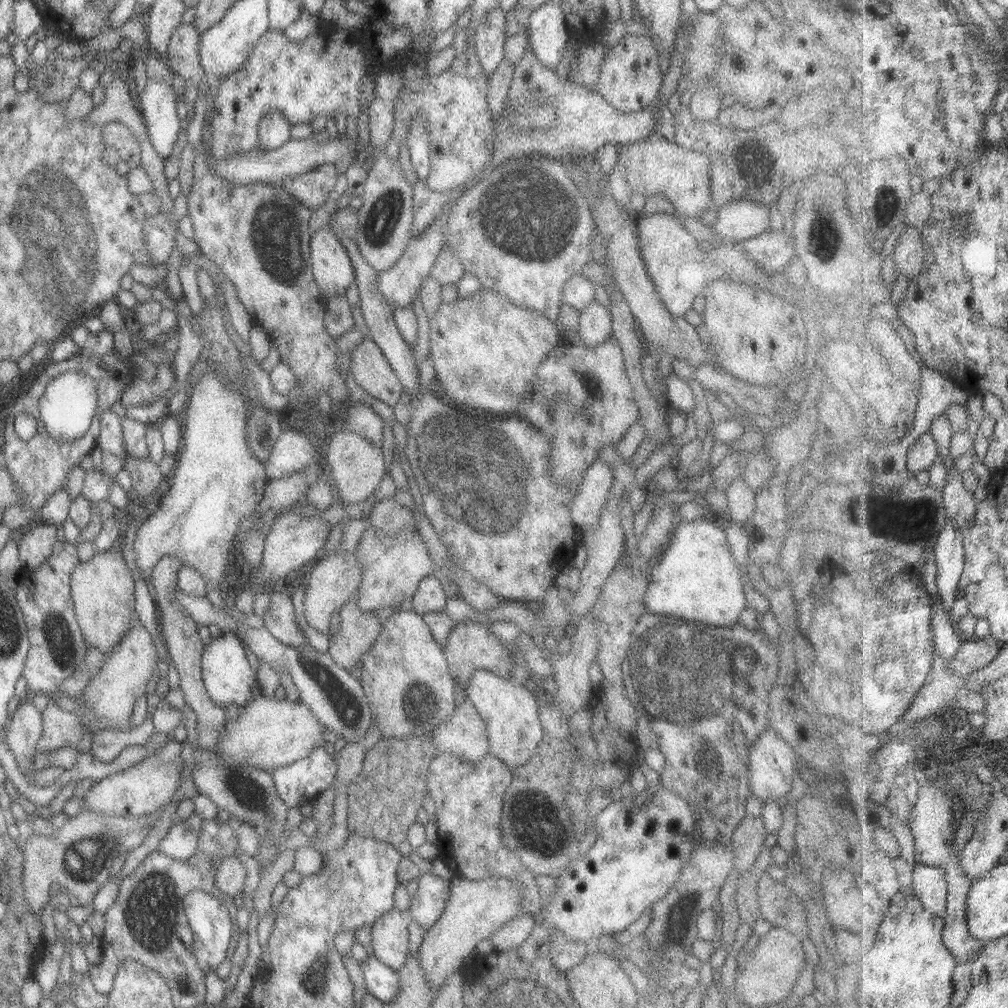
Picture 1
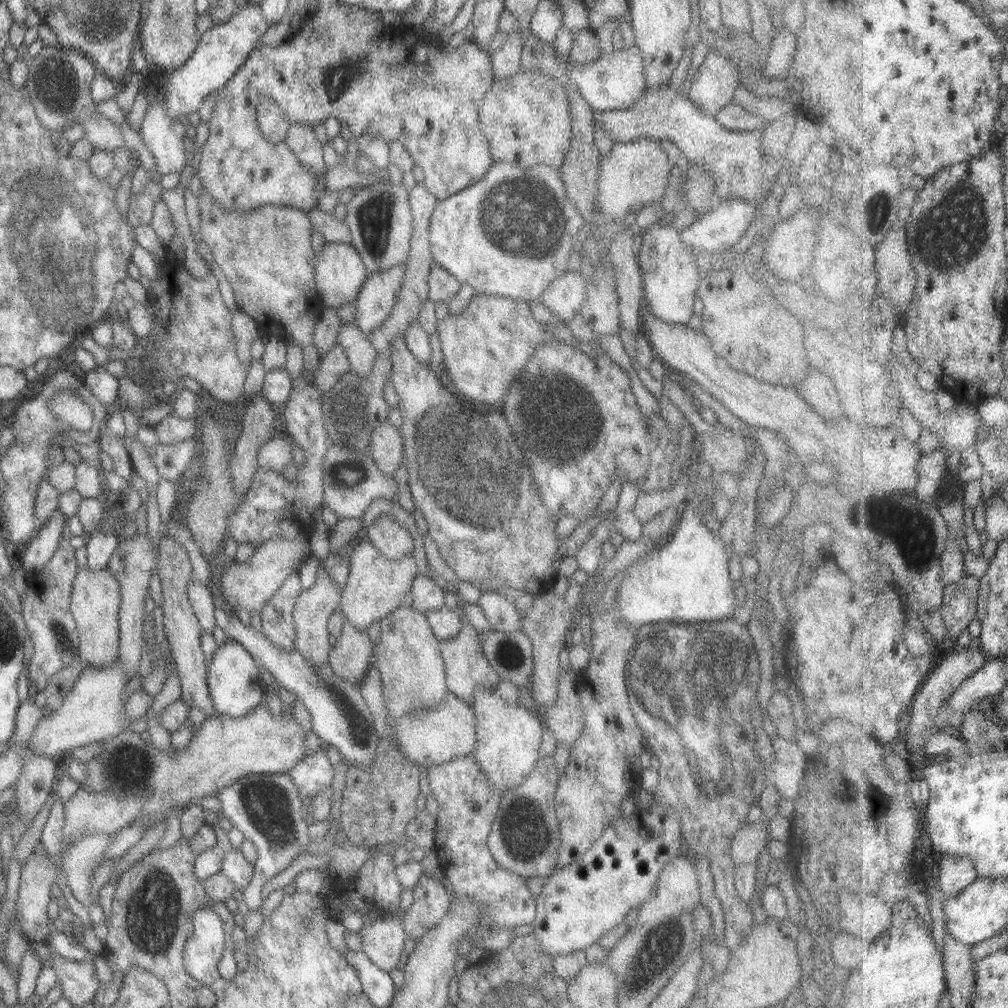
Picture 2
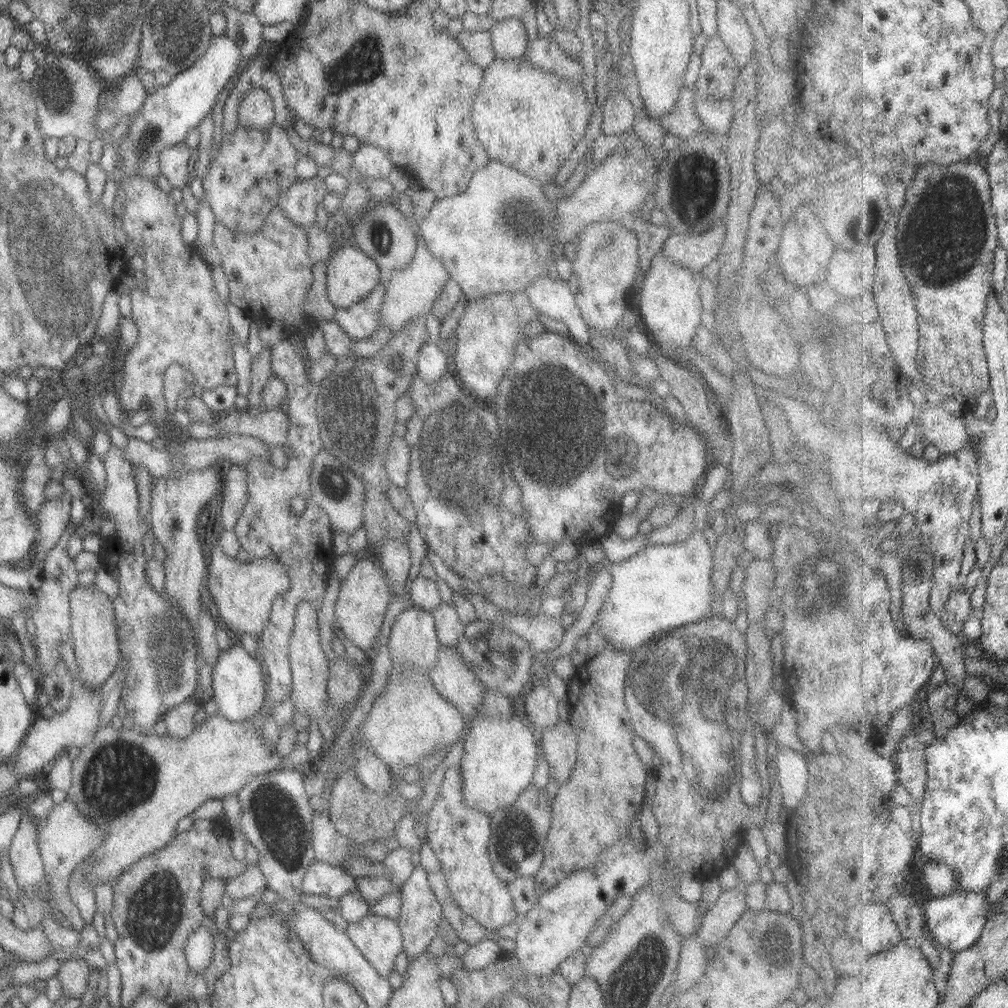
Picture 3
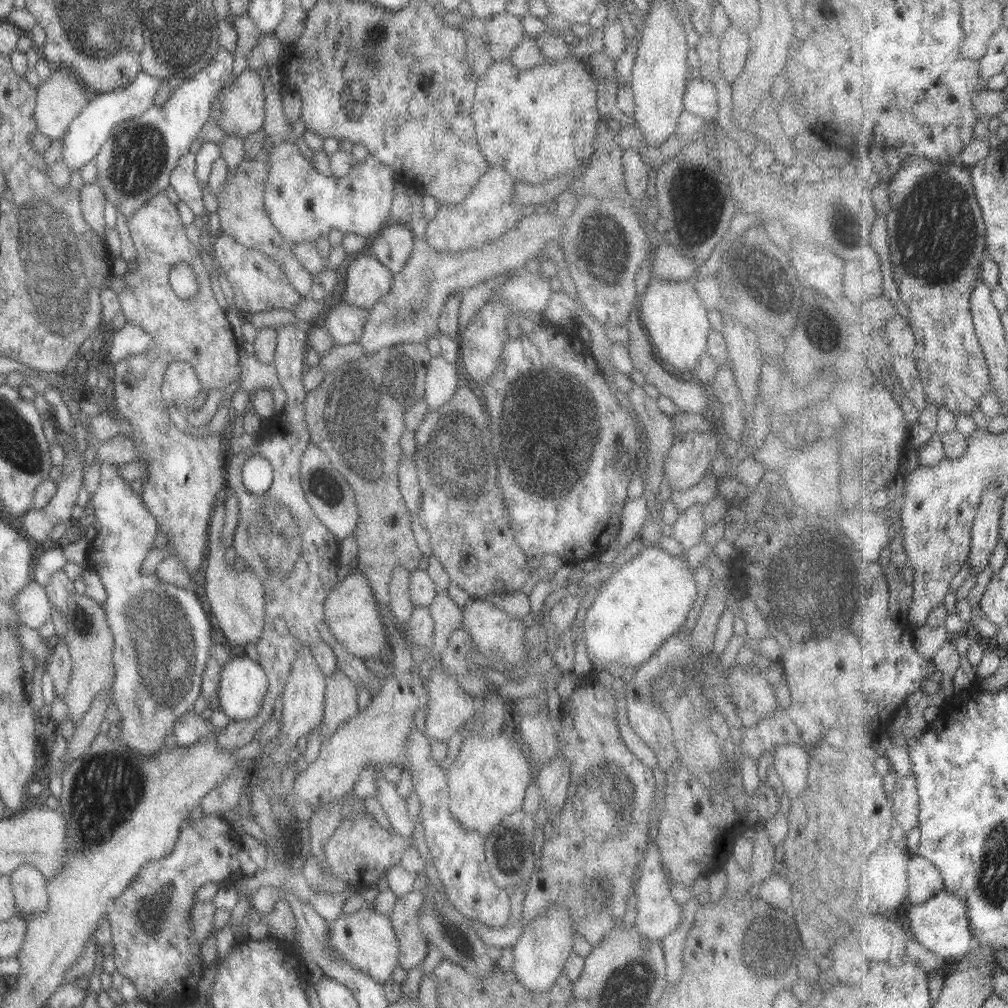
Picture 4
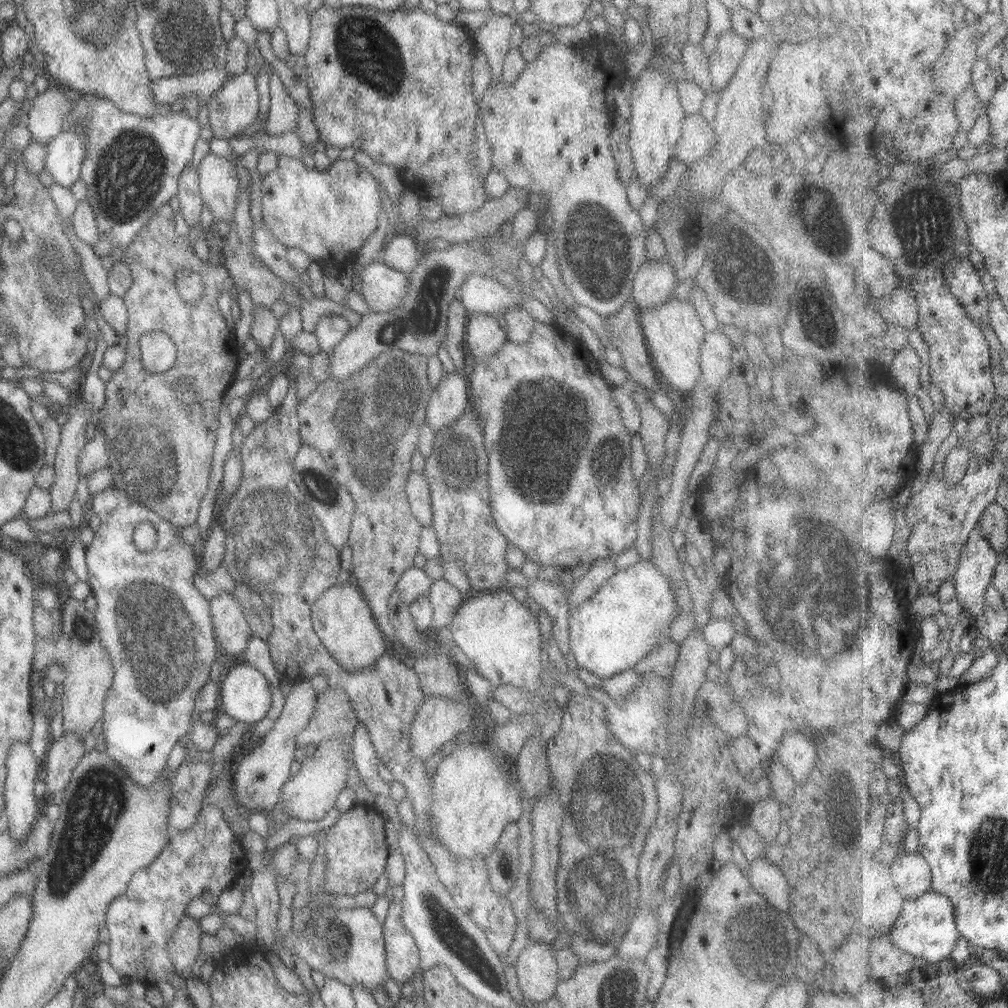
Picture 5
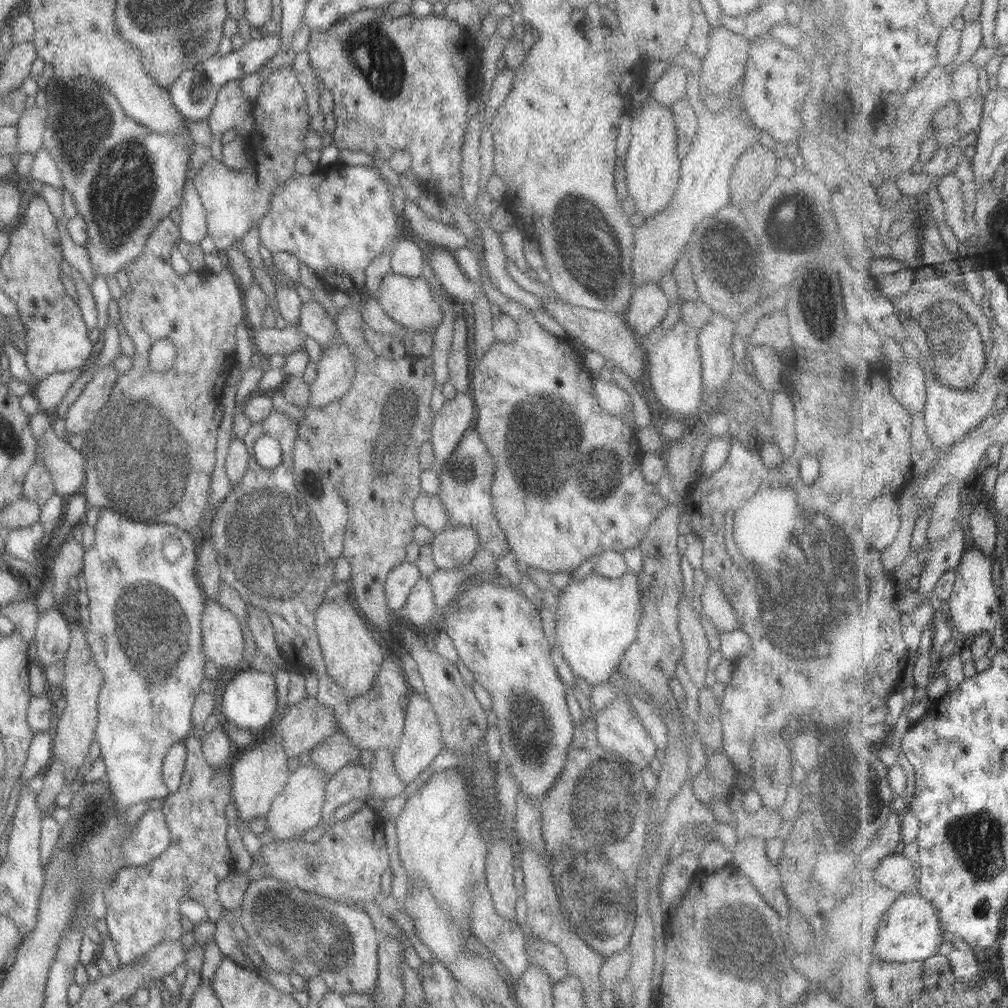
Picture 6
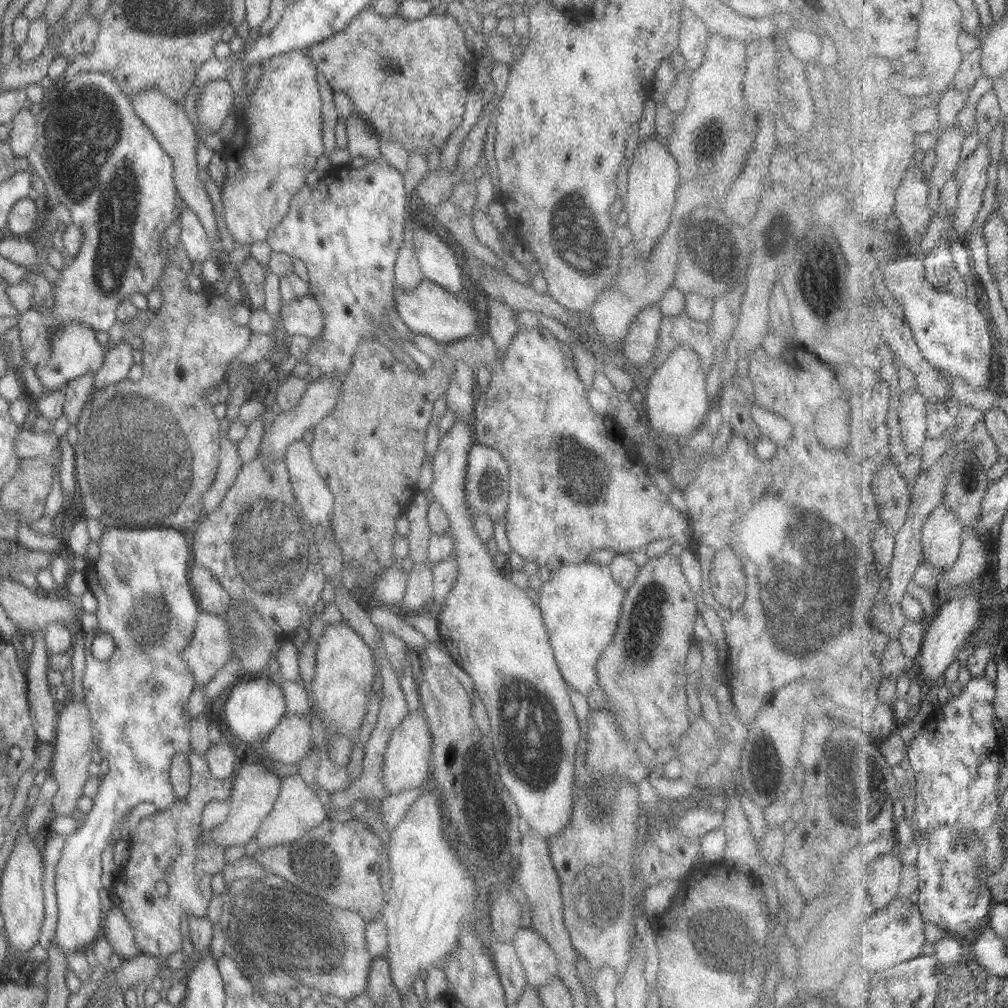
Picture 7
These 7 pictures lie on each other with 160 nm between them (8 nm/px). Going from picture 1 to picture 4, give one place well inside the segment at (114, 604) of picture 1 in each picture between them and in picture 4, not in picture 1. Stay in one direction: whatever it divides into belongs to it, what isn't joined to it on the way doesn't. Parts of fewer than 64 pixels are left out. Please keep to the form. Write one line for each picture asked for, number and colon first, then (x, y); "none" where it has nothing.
2: (94, 596)
3: (93, 637)
4: (89, 643)

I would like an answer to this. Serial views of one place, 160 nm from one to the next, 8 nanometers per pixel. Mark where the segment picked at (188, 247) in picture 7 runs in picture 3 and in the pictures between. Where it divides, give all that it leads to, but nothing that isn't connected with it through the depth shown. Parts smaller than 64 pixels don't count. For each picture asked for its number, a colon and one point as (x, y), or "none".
3: (173, 160)
4: (182, 179)
5: (187, 193)
6: (192, 223)

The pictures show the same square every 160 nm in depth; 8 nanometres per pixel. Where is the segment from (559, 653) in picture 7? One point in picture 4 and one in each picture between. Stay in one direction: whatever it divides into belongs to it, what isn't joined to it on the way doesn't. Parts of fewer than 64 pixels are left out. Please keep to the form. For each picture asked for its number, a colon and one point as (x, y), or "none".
4: (645, 600)
5: (620, 624)
6: (595, 617)

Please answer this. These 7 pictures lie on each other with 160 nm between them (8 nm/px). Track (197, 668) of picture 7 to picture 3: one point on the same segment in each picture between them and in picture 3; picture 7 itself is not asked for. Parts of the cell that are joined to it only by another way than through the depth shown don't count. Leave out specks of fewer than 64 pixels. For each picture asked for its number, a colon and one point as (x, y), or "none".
3: (243, 594)
4: (234, 600)
5: (231, 632)
6: (222, 641)

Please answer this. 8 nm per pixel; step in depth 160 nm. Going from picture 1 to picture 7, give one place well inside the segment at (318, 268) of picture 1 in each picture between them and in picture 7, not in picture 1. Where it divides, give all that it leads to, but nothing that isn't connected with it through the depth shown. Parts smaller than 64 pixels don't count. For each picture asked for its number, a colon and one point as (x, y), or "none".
2: (338, 274)
3: (350, 275)
4: (366, 281)
5: (381, 288)
6: (408, 302)
7: (428, 310)

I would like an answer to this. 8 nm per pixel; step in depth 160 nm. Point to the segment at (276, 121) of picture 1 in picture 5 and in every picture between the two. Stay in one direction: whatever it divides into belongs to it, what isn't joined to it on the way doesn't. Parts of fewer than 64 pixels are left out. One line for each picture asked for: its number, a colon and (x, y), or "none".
2: (272, 124)
3: (254, 111)
4: (237, 109)
5: (233, 107)

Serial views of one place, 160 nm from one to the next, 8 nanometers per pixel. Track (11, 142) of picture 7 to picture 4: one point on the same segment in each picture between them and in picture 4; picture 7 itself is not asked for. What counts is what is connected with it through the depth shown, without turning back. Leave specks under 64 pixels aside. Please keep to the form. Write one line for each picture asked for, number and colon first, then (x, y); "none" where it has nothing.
4: (59, 99)
5: (43, 119)
6: (29, 128)

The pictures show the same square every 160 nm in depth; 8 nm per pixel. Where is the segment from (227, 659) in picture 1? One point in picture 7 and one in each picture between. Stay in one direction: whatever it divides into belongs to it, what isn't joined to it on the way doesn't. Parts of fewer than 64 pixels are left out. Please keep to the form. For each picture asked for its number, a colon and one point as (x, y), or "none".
2: (234, 685)
3: (236, 687)
4: (242, 684)
5: (244, 694)
6: (248, 702)
7: (255, 705)

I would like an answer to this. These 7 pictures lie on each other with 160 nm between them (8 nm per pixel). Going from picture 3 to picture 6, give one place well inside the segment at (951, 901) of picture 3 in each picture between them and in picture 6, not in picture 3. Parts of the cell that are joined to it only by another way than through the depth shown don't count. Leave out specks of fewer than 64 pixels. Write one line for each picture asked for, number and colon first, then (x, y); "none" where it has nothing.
4: (941, 924)
5: (926, 927)
6: (910, 930)

